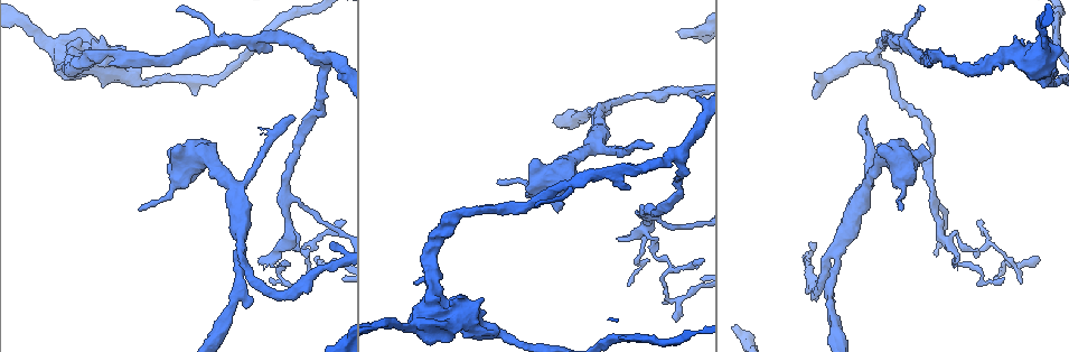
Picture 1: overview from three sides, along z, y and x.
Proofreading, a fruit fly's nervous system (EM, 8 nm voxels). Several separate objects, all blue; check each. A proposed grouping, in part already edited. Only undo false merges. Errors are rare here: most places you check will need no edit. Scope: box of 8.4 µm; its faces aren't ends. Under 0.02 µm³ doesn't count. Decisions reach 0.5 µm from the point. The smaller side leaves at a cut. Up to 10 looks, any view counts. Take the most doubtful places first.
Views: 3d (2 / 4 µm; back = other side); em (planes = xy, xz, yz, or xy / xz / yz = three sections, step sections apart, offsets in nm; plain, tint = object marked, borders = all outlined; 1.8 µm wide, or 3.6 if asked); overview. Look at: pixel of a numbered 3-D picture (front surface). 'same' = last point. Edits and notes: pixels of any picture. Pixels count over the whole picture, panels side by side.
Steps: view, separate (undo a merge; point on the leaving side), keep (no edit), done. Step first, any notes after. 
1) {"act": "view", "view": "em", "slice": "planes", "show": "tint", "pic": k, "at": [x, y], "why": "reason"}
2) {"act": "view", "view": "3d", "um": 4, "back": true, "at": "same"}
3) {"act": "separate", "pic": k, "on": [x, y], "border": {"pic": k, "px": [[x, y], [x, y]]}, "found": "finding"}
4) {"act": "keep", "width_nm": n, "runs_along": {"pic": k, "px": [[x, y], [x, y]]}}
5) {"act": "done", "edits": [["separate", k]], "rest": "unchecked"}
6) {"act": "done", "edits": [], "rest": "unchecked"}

{"act": "view", "view": "3d", "um": 4, "pic": 1, "at": [232, 188], "why": "three arms meet"}

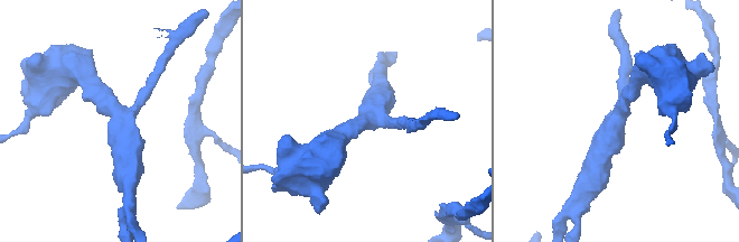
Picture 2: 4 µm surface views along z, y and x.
{"act": "view", "view": "em", "slice": "planes", "show": "tint", "pic": 2, "at": [619, 117], "arms": 3, "arm_widths_nm": [170, 240, 400], "why": "shape alone is not enough"}

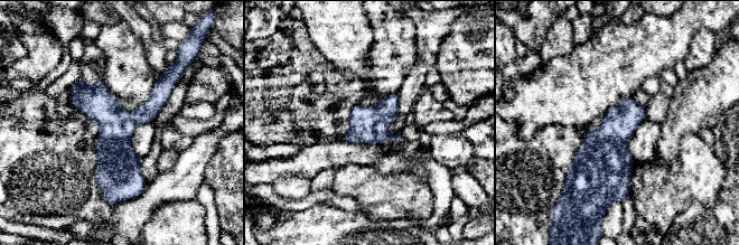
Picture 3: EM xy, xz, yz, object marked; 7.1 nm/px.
{"act": "keep", "runs_along": {"pic": 3, "px": [[165, 77], [115, 138], [113, 192]]}, "found": "continuous, no second neuron"}

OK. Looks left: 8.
{"act": "view", "view": "3d", "um": 4, "pic": 1, "at": [76, 53], "why": "calibre changes"}

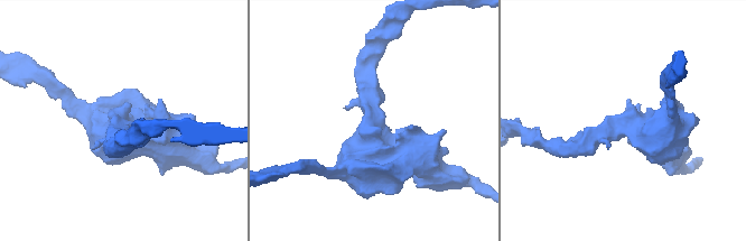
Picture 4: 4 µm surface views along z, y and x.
{"act": "view", "view": "em", "um": 3.6, "slice": "xz", "step": 8, "show": "tint", "pic": 4, "at": [639, 129]}

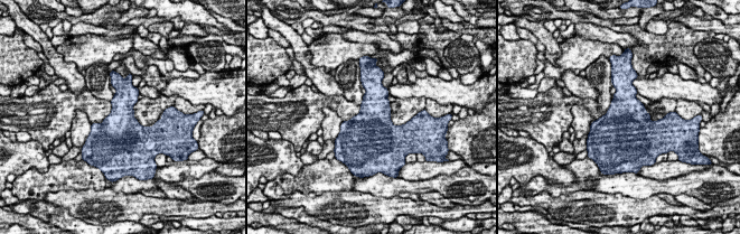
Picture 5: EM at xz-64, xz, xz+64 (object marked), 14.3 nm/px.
{"act": "view", "view": "em", "um": 3.6, "slice": "planes", "show": "borders", "at": "same", "why": "cut it another way"}

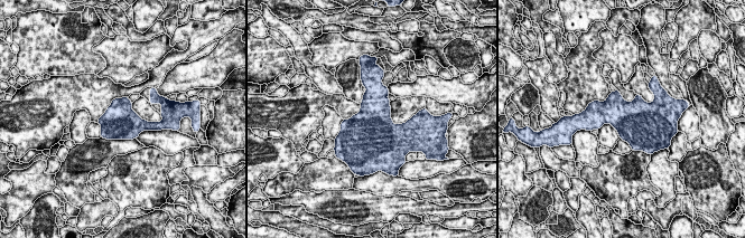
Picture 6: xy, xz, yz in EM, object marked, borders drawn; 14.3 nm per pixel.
{"act": "keep", "found": "one neuron here"}

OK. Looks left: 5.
{"act": "view", "view": "3d", "um": 4, "pic": 1, "at": [672, 298], "why": "abrupt turn"}

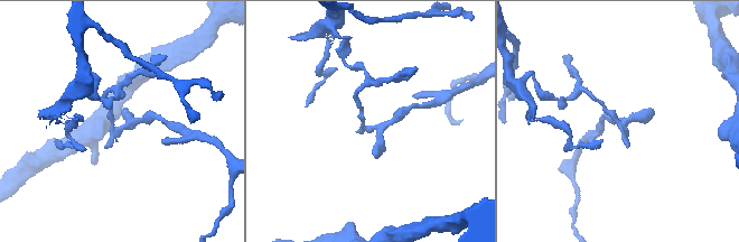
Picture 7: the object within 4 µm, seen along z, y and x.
{"act": "view", "view": "em", "slice": "xy", "step": 4, "show": "borders", "pic": 7, "at": [120, 128]}

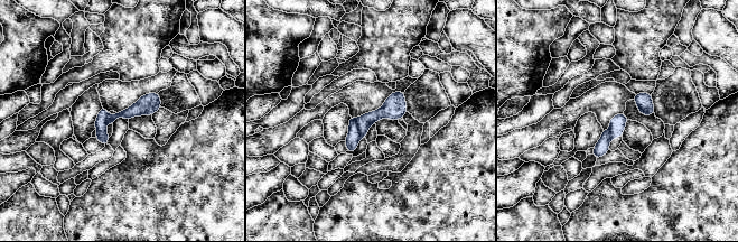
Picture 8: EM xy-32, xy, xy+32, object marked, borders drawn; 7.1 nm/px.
{"act": "view", "view": "em", "slice": "xz", "step": 16, "show": "borders", "at": "same"}

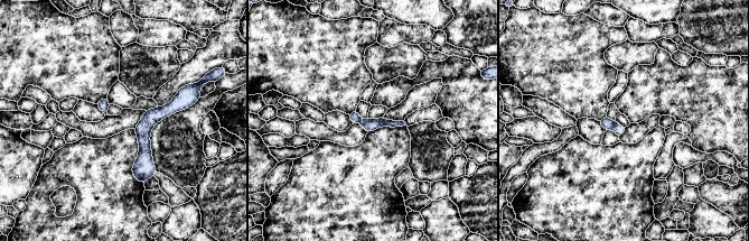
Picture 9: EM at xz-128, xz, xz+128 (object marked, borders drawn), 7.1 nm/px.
{"act": "separate", "pic": 9, "on": [618, 128], "width_nm": 80, "found": "two neurons meet here"}

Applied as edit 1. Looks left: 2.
{"act": "view", "view": "3d", "um": 4, "pic": 1, "at": [941, 239], "why": "sharp bend"}

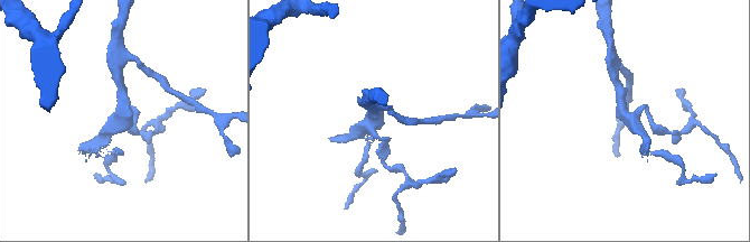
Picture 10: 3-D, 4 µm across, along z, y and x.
{"act": "view", "view": "em", "um": 3.6, "slice": "planes", "show": "tint", "pic": 10, "at": [626, 116]}

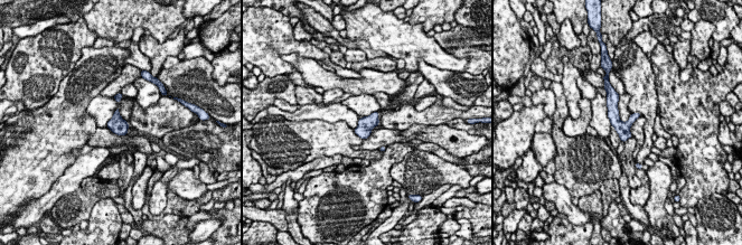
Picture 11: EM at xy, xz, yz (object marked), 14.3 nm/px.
{"act": "keep", "runs_along": {"pic": 11, "px": [[611, 92], [623, 138]]}, "found": "all the same neuron"}

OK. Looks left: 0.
{"act": "done", "edits": [["separate", 9]], "rest": "unchecked"}

